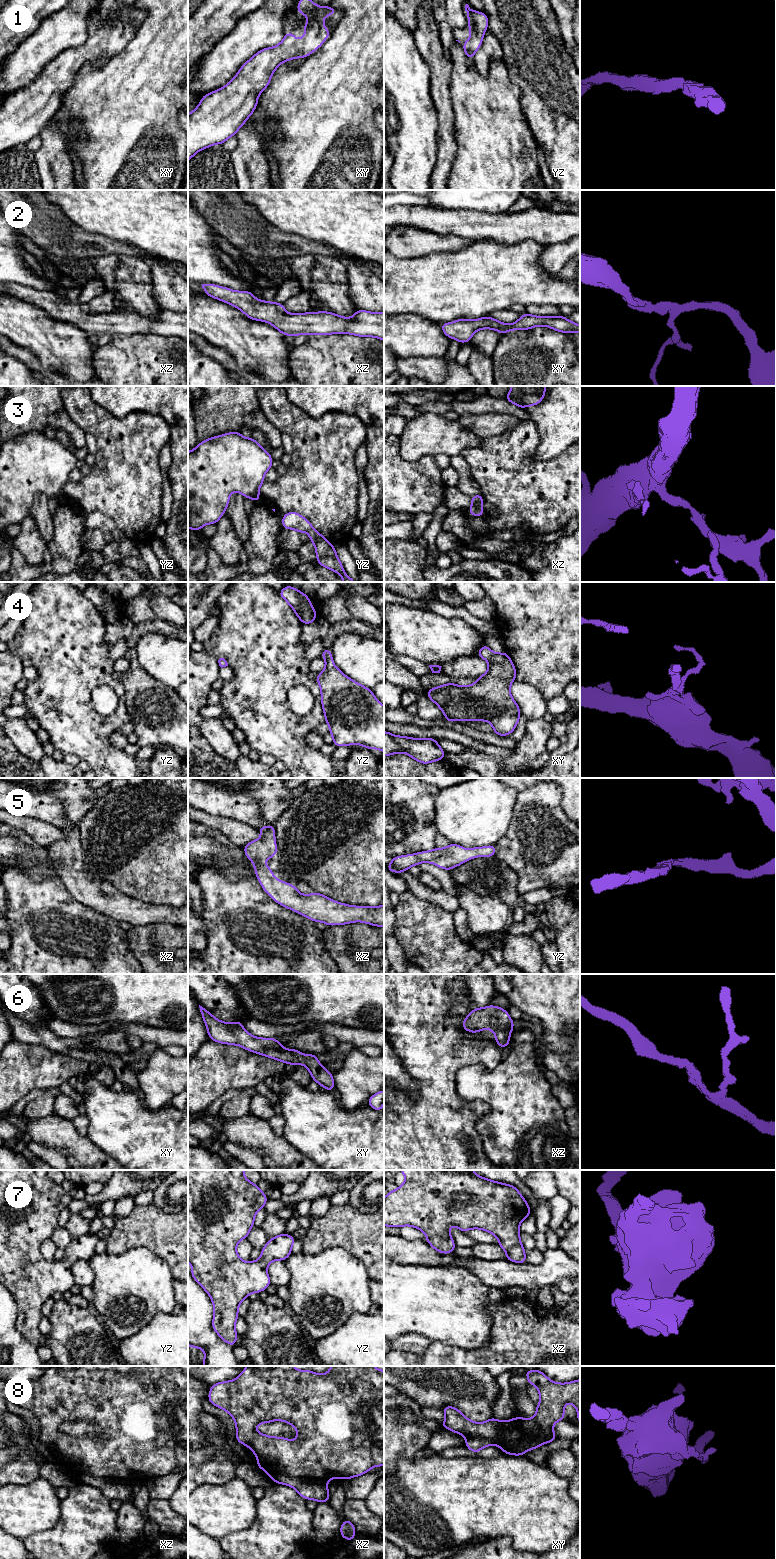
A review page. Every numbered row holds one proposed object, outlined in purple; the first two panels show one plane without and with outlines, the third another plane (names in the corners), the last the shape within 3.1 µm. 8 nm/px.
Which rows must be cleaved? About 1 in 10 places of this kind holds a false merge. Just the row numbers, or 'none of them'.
8

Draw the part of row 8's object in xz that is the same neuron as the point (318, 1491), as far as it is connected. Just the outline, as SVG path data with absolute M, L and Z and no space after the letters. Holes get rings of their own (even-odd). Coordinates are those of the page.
M280 1475L275 1478L275 1483L293 1487L306 1500L313 1499L318 1503L330 1501L330 1494L326 1482L307 1481L304 1478Z

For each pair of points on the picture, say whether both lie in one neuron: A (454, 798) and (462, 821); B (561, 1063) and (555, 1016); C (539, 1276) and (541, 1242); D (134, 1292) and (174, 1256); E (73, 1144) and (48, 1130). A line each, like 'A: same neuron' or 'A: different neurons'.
A: same neuron
B: different neurons
C: different neurons
D: different neurons
E: same neuron

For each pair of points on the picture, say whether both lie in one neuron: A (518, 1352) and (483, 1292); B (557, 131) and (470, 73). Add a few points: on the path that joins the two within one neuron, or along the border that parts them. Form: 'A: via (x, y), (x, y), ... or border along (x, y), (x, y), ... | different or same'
A: border along (507, 1295), (486, 1306), (491, 1326) | different
B: border along (515, 84), (520, 90), (520, 106), (530, 129) | different

